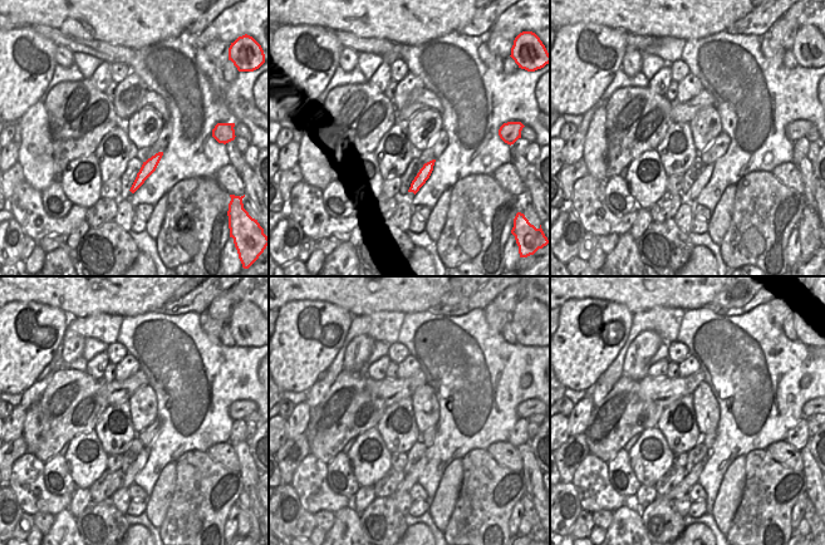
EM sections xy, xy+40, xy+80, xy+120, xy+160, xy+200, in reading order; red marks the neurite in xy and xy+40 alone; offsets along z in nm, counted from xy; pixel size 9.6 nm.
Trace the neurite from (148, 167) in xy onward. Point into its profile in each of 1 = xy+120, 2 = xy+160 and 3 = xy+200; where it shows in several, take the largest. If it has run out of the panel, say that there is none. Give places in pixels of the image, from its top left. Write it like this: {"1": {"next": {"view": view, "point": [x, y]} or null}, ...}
{"1": {"next": {"view": "xy+120", "point": [138, 464]}}, "2": {"next": {"view": "xy+160", "point": [418, 467]}}, "3": {"next": {"view": "xy+200", "point": [700, 466]}}}

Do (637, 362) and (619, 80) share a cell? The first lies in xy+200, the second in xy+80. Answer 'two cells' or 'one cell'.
two cells

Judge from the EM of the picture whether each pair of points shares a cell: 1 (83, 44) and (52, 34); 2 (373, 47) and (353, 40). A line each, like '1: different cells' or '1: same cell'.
1: same cell
2: same cell

